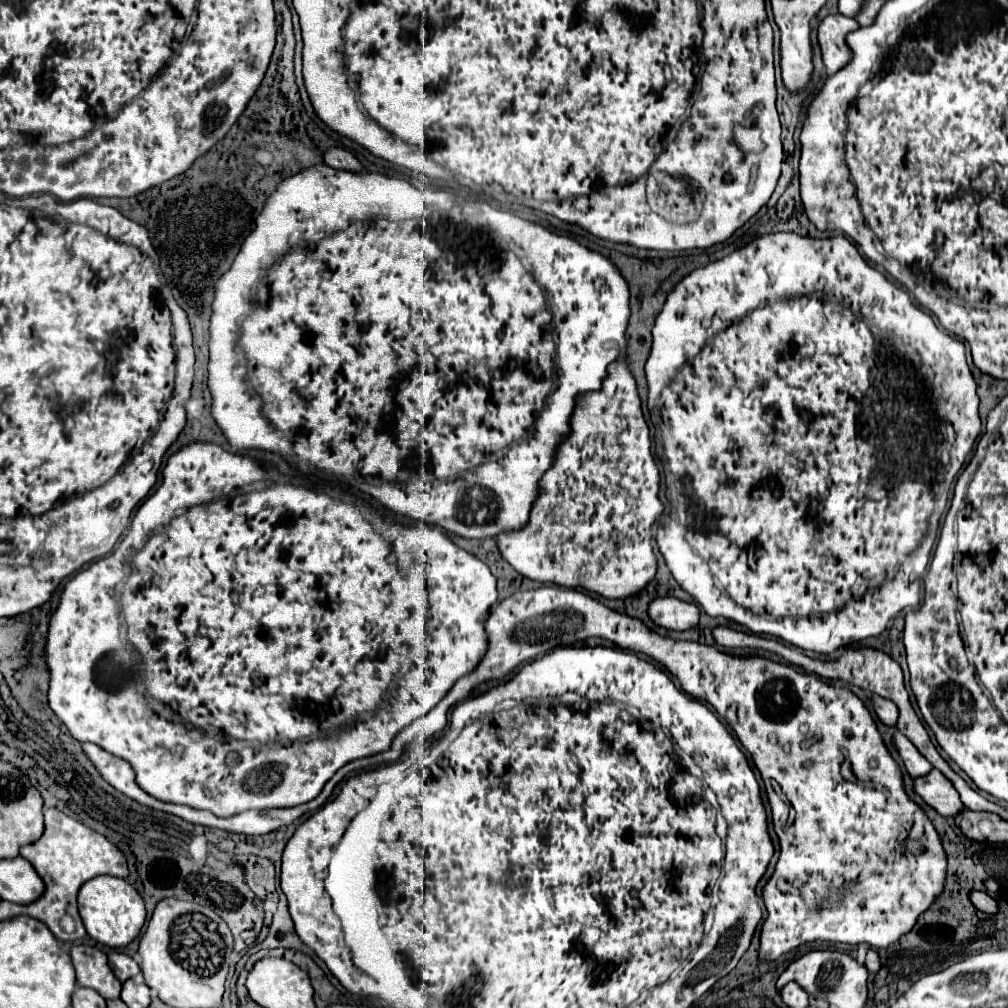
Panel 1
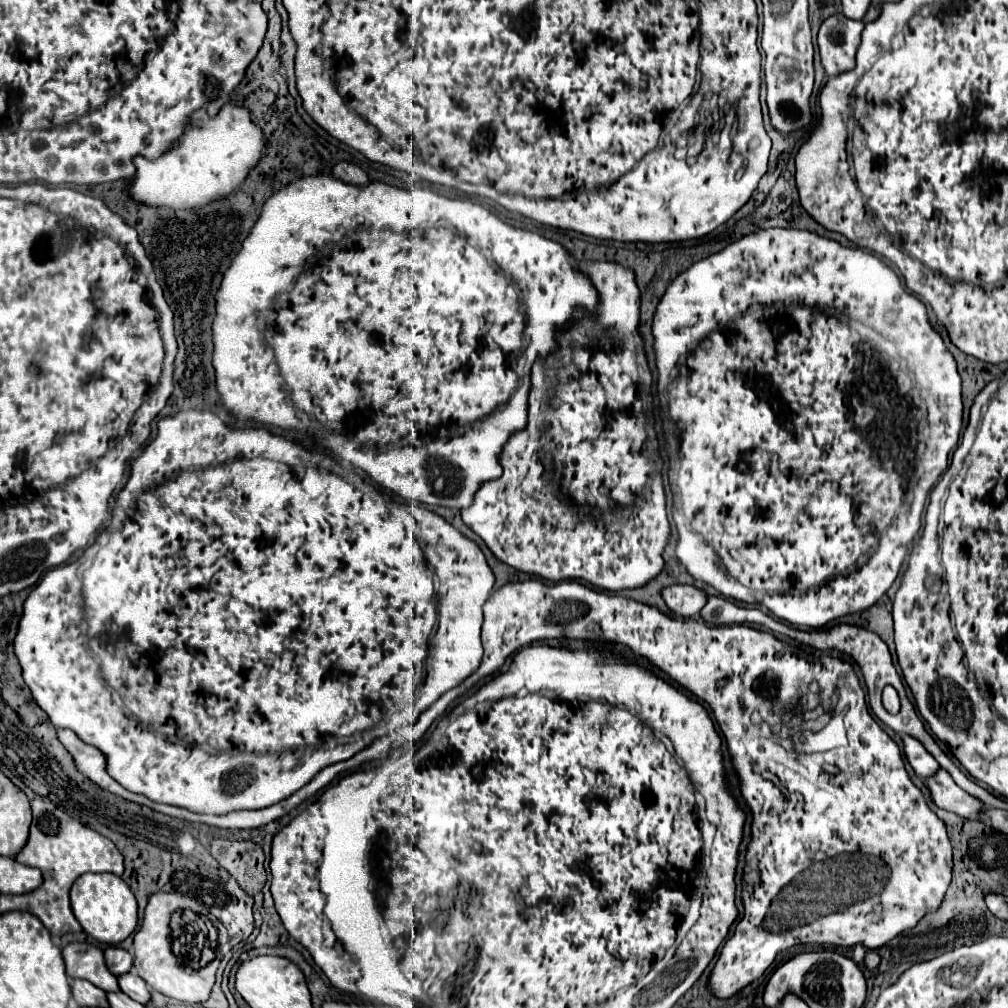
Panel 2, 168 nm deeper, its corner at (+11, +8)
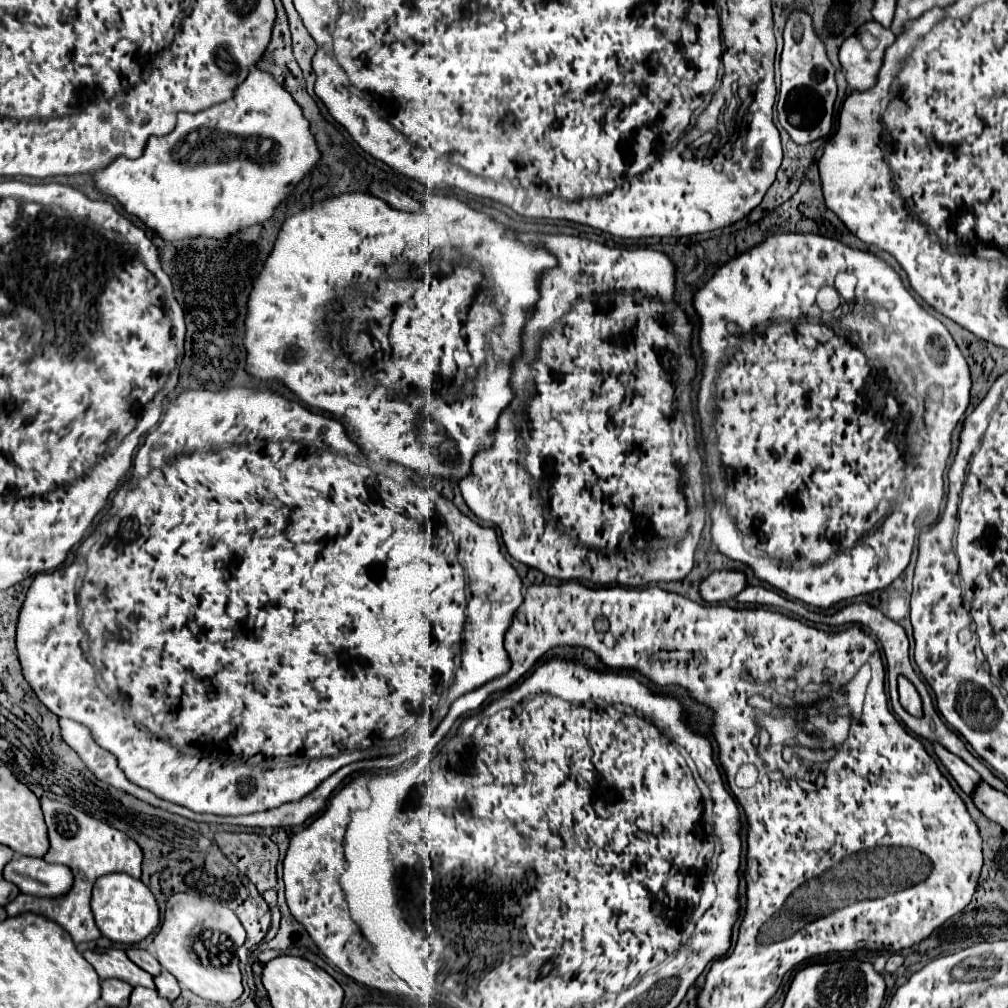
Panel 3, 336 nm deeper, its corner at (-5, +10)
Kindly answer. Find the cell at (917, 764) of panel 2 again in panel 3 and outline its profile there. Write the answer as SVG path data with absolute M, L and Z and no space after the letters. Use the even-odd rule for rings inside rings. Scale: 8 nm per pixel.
M940 743L934 745L934 751L940 757L940 761L944 763L944 767L950 771L950 775L956 779L956 783L962 787L962 791L968 793L968 795L972 795L976 791L976 787L982 783L982 777L968 763L964 763L958 755L950 753Z

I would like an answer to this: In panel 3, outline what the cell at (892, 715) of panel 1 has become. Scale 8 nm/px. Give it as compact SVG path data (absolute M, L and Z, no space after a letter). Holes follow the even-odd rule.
M898 677L898 691L900 691L900 703L902 703L902 707L910 715L922 717L922 699L920 699L916 687L906 677Z

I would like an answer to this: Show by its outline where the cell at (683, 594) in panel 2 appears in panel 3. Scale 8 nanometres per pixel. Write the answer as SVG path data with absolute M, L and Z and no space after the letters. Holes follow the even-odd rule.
M714 571L700 585L700 593L708 603L720 603L726 599L734 599L744 587L748 587L746 575L742 571Z

